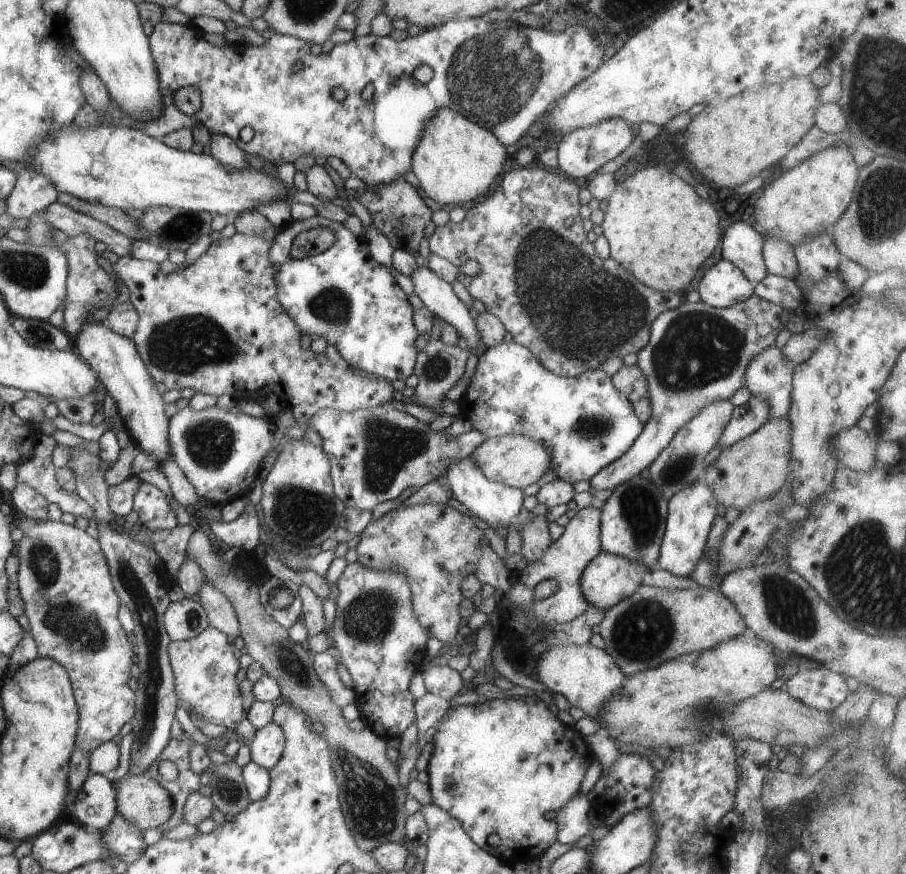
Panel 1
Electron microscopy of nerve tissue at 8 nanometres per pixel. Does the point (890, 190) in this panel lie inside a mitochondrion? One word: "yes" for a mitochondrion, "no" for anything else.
yes

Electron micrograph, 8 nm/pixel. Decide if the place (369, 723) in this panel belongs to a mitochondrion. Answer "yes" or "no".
no

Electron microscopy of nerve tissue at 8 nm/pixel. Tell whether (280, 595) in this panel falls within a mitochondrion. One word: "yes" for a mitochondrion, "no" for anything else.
yes

